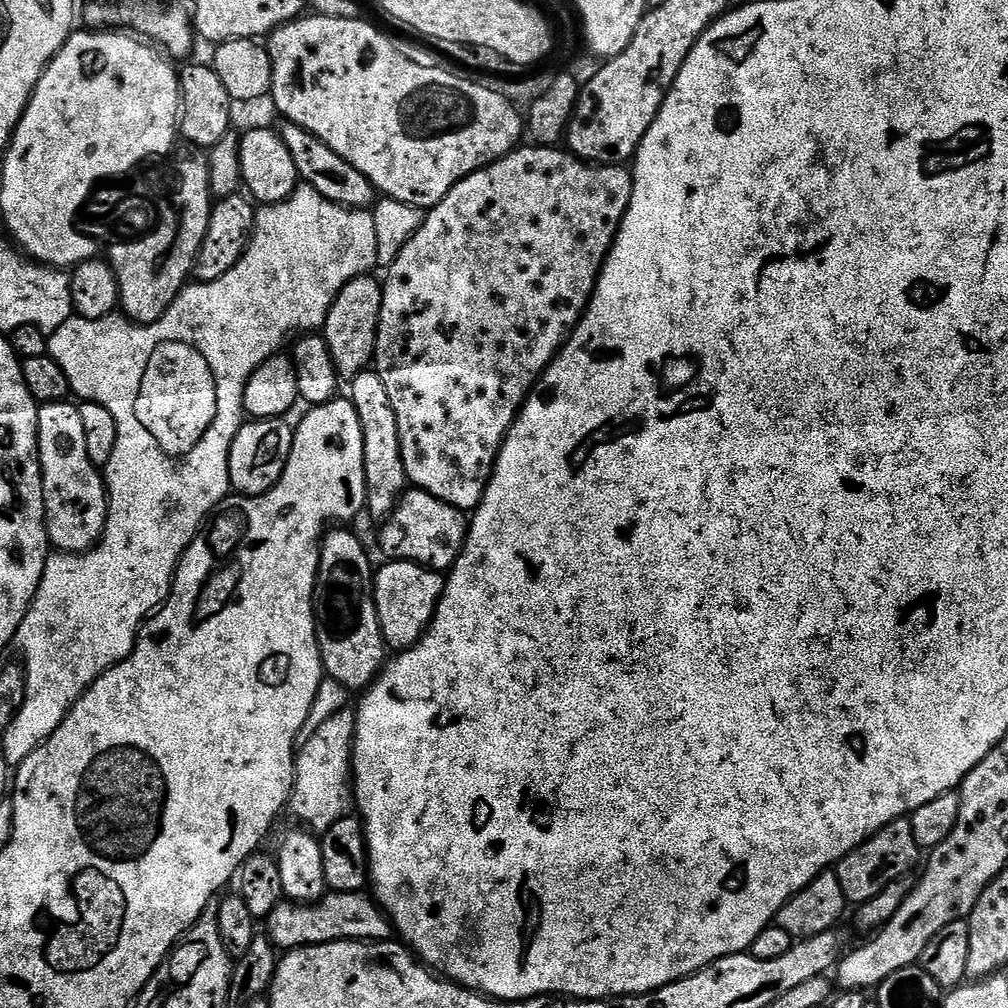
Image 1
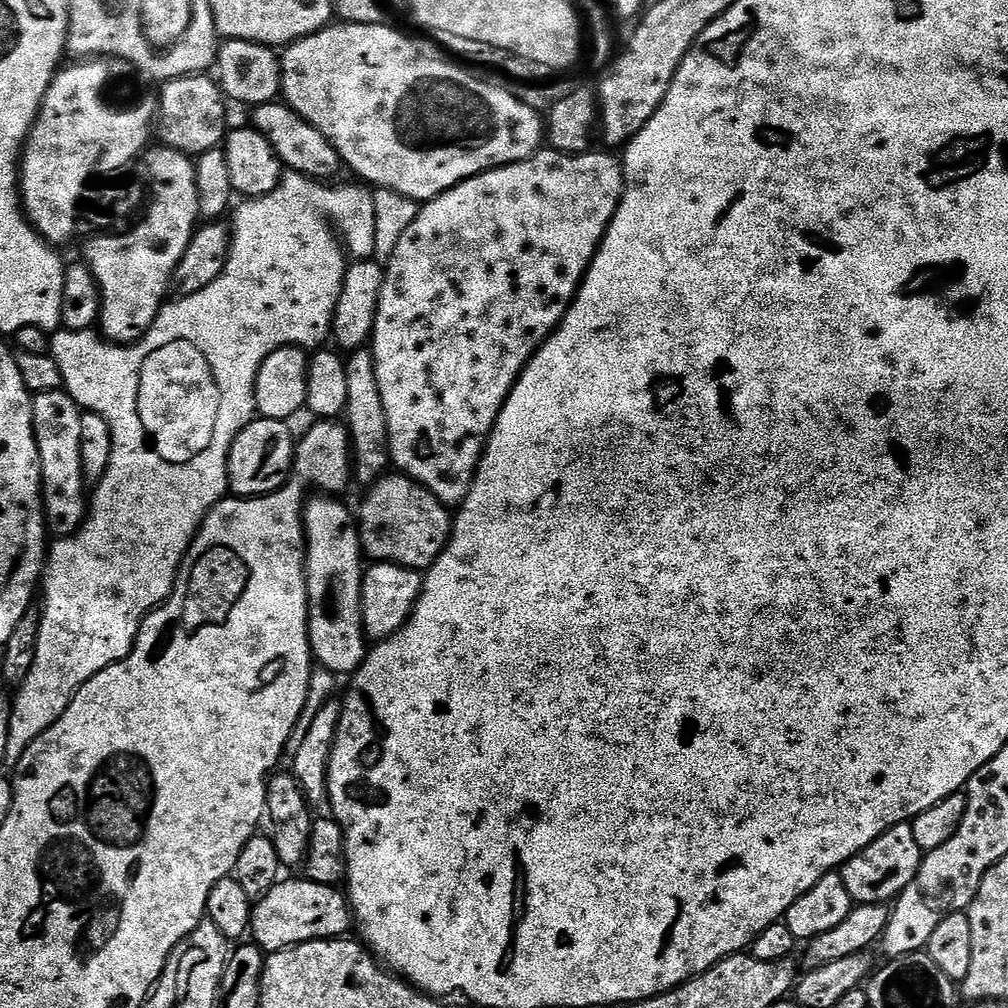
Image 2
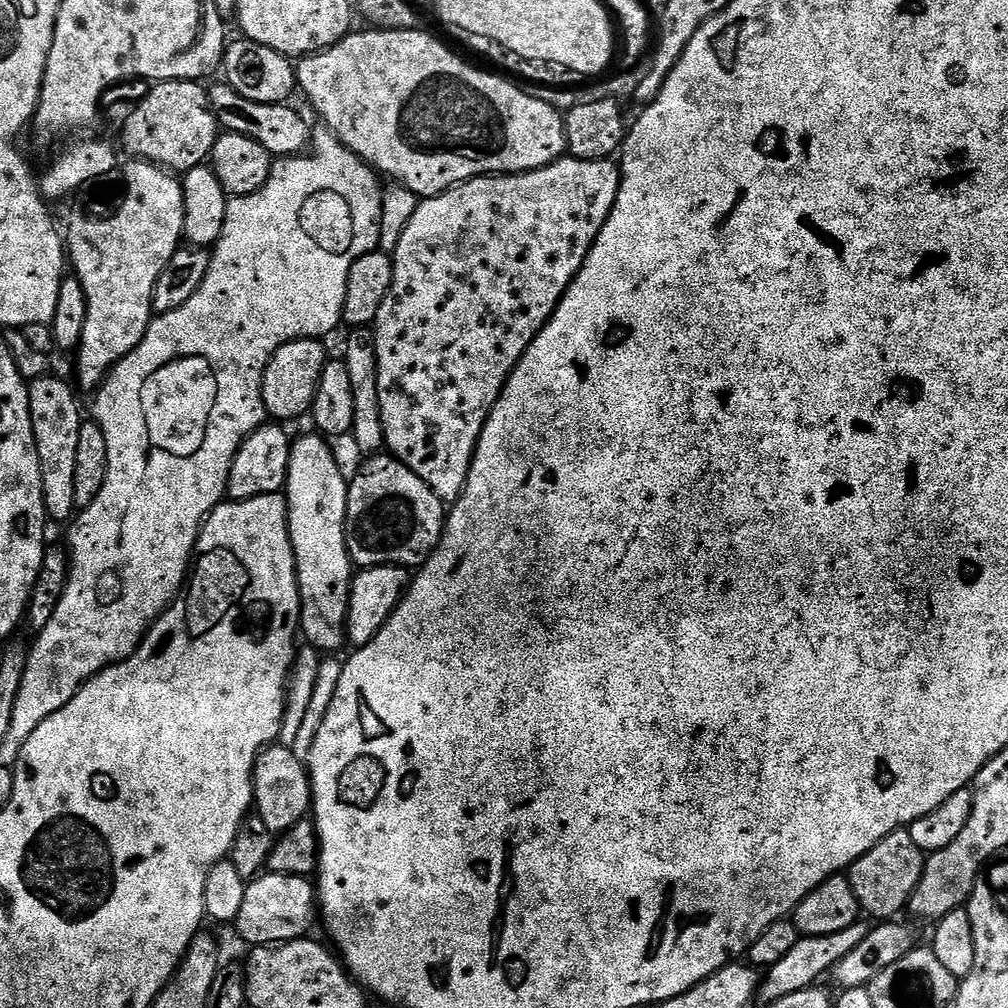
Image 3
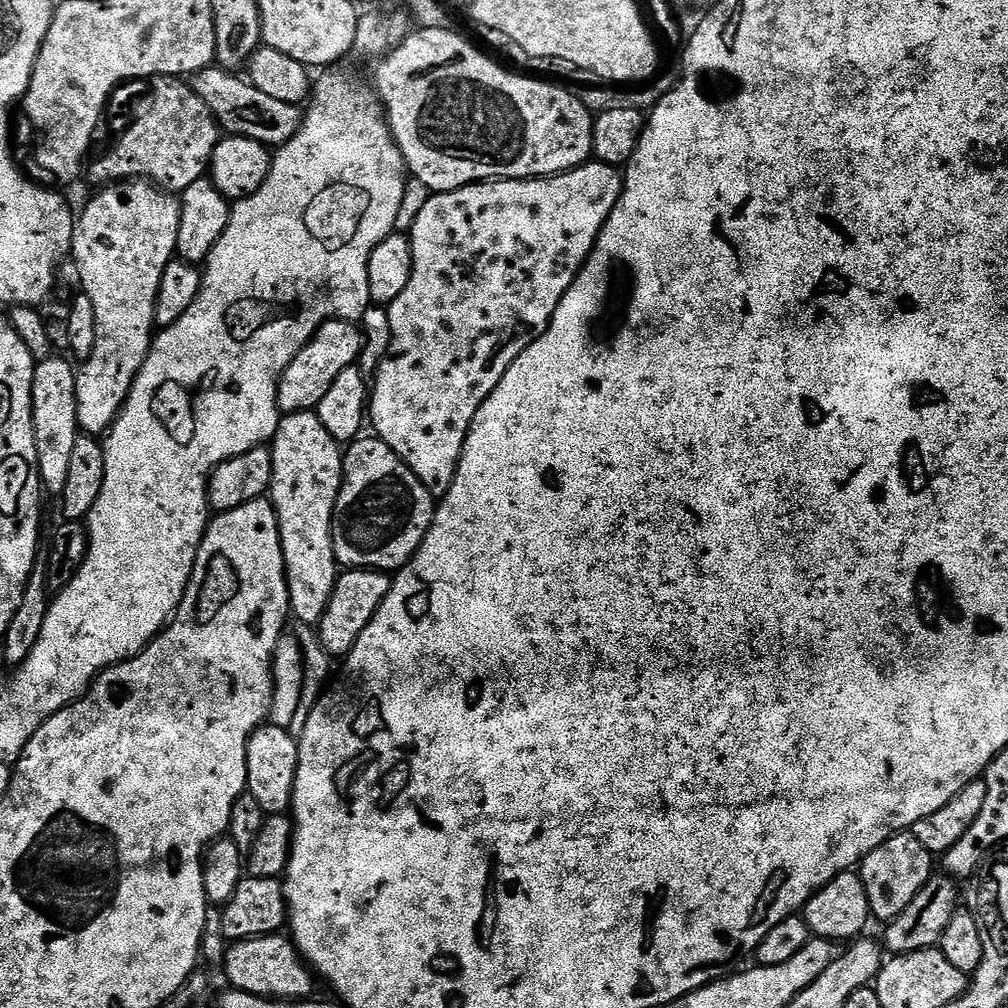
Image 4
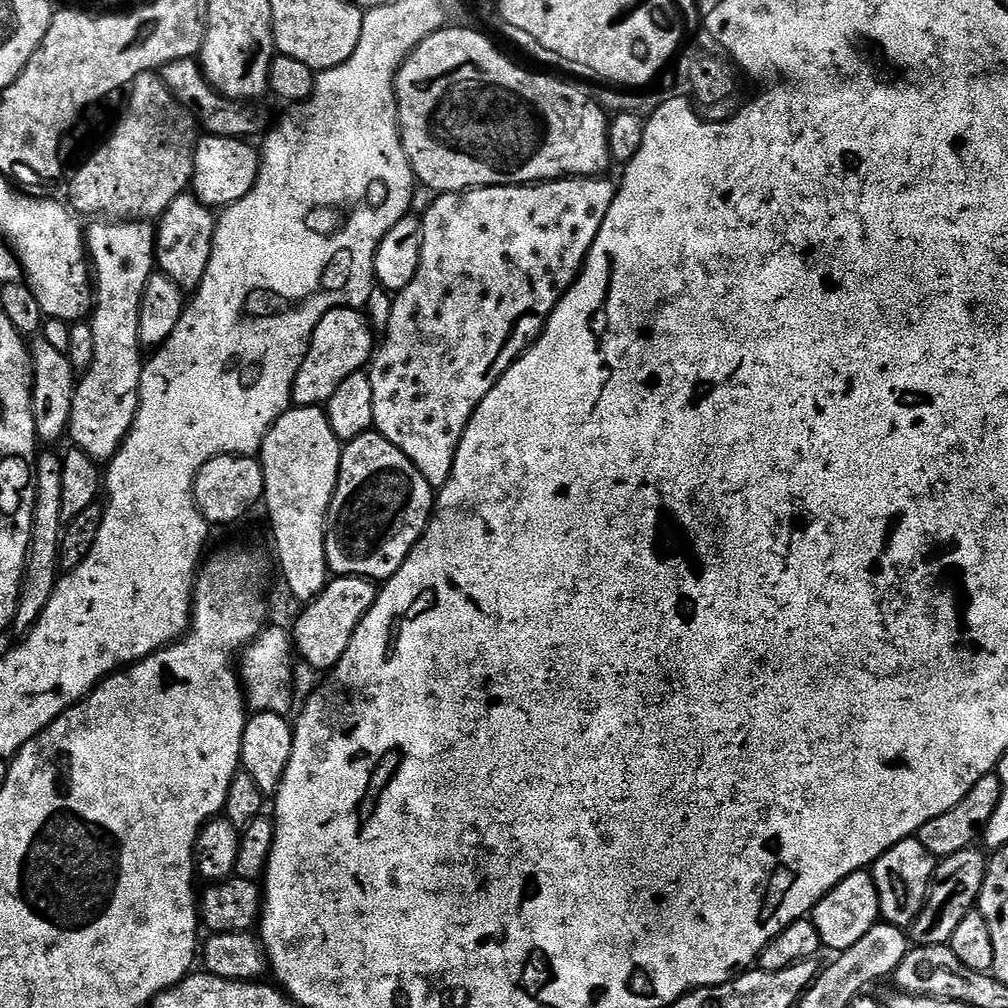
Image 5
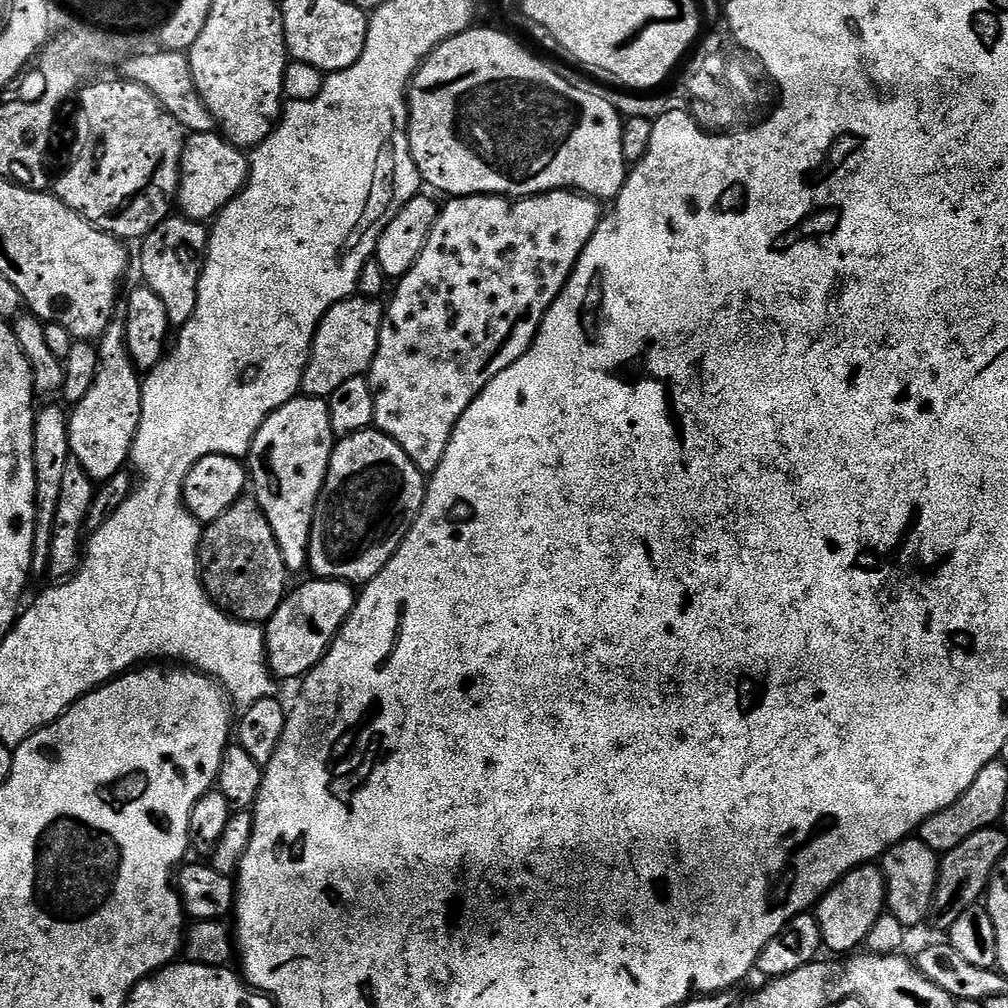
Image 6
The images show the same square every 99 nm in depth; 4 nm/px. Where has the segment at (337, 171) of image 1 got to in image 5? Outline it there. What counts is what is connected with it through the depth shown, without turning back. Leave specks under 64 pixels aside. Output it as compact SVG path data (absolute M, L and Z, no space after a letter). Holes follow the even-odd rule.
M199 59L170 62L162 69L162 75L170 91L178 98L178 102L182 102L182 106L196 117L199 127L209 136L253 138L252 136L256 135L259 137L269 127L267 114L259 112L256 106L249 106L247 103L222 95L204 76Z

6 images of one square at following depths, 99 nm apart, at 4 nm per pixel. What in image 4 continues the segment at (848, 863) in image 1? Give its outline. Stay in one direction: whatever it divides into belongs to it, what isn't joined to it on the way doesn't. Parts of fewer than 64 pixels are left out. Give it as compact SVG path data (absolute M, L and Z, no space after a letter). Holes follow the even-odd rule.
M905 830L891 836L878 850L874 850L859 865L858 875L866 886L866 894L870 902L870 913L883 922L891 922L914 902L914 898L926 886L926 882L934 875L932 869L934 857L926 850L926 846L920 845L918 838L914 838L911 831Z

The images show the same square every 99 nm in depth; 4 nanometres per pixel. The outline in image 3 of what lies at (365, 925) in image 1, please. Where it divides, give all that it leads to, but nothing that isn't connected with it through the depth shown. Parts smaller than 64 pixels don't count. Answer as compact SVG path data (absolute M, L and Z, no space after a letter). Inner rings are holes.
M265 871L255 880L247 881L246 894L234 929L248 946L257 944L285 944L302 940L309 935L312 923L318 920L318 892L313 881L306 876L287 876Z

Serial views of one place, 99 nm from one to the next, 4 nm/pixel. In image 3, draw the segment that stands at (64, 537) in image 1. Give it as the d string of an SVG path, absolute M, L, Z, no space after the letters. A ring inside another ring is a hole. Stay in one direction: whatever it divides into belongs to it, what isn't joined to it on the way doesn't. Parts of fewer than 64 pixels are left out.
M49 374L28 384L28 405L32 419L32 433L42 470L44 510L49 521L73 519L77 511L74 502L74 469L78 451L78 430L82 423L80 404L76 401L77 389Z

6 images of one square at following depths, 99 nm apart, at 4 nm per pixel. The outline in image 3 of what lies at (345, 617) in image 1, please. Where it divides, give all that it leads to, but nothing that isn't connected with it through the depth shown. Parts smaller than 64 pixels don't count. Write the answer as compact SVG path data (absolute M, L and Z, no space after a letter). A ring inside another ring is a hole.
M323 435L292 440L288 463L288 533L296 559L300 591L300 627L309 645L321 654L339 653L348 634L348 603L354 565L346 546L346 506L349 477L344 477L332 448Z

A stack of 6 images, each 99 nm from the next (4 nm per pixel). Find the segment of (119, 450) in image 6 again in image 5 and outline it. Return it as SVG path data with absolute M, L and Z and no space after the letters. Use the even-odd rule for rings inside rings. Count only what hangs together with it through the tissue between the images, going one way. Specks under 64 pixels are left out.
M96 222L91 229L86 232L86 256L90 261L90 275L94 281L94 307L90 313L92 320L92 361L88 364L88 373L79 377L76 393L72 399L72 413L68 423L67 435L72 436L71 443L75 447L82 449L84 453L97 462L107 462L118 454L122 442L128 436L128 431L132 429L132 423L136 421L136 412L140 408L140 379L144 373L146 363L145 357L140 357L142 345L138 338L138 318L140 317L140 307L142 306L142 294L146 290L146 282L152 277L156 268L156 228L148 222Z

